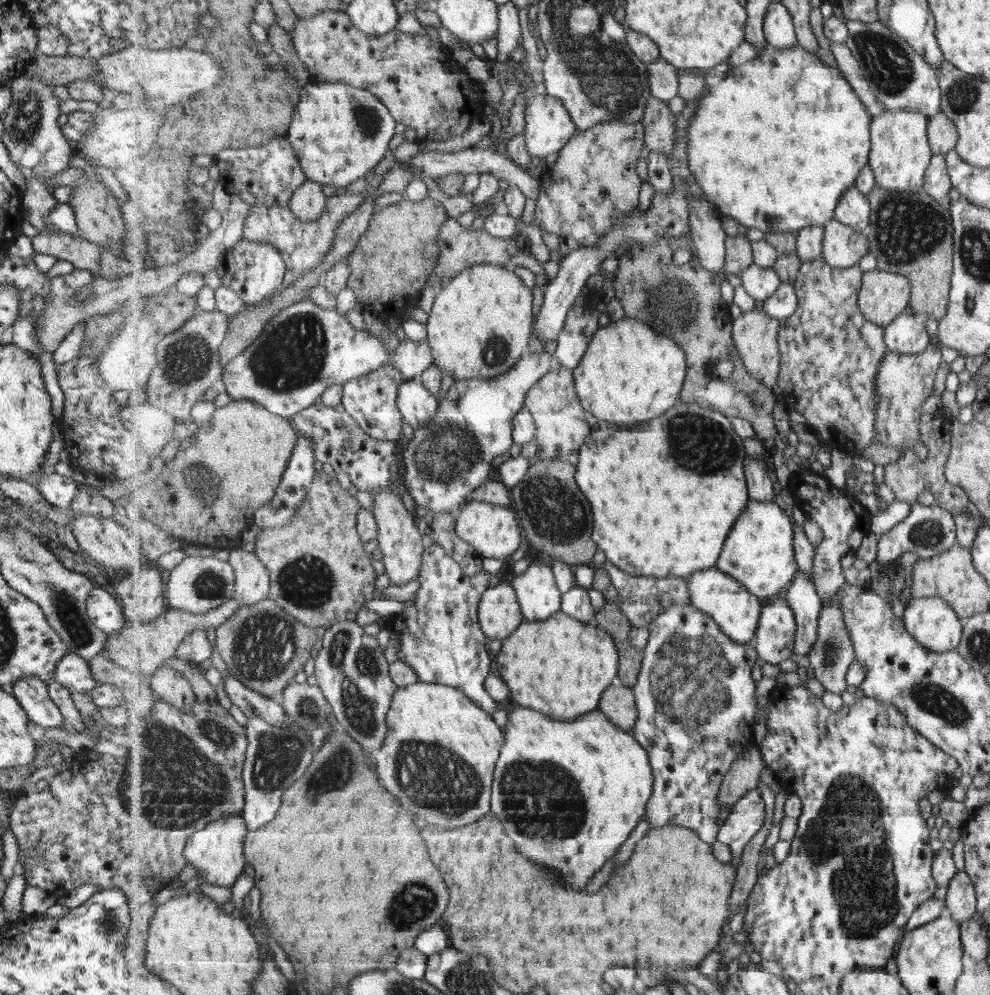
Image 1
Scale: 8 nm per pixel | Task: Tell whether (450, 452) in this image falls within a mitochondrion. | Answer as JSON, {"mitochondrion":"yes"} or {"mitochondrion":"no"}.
{"mitochondrion":"yes"}

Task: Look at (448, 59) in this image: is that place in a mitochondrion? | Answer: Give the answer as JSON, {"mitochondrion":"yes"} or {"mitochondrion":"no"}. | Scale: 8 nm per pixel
{"mitochondrion":"no"}

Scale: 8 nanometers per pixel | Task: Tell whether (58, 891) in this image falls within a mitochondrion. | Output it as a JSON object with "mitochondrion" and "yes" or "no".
{"mitochondrion":"no"}

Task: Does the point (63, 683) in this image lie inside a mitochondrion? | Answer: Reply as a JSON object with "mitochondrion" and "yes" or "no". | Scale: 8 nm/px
{"mitochondrion":"no"}

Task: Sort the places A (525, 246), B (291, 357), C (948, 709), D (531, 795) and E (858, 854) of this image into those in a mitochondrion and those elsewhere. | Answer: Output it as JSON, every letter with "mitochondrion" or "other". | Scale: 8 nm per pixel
{"A":"other","B":"mitochondrion","C":"mitochondrion","D":"mitochondrion","E":"mitochondrion"}

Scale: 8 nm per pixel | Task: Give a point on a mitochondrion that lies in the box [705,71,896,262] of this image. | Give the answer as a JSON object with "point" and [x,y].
{"point":[772,219]}

